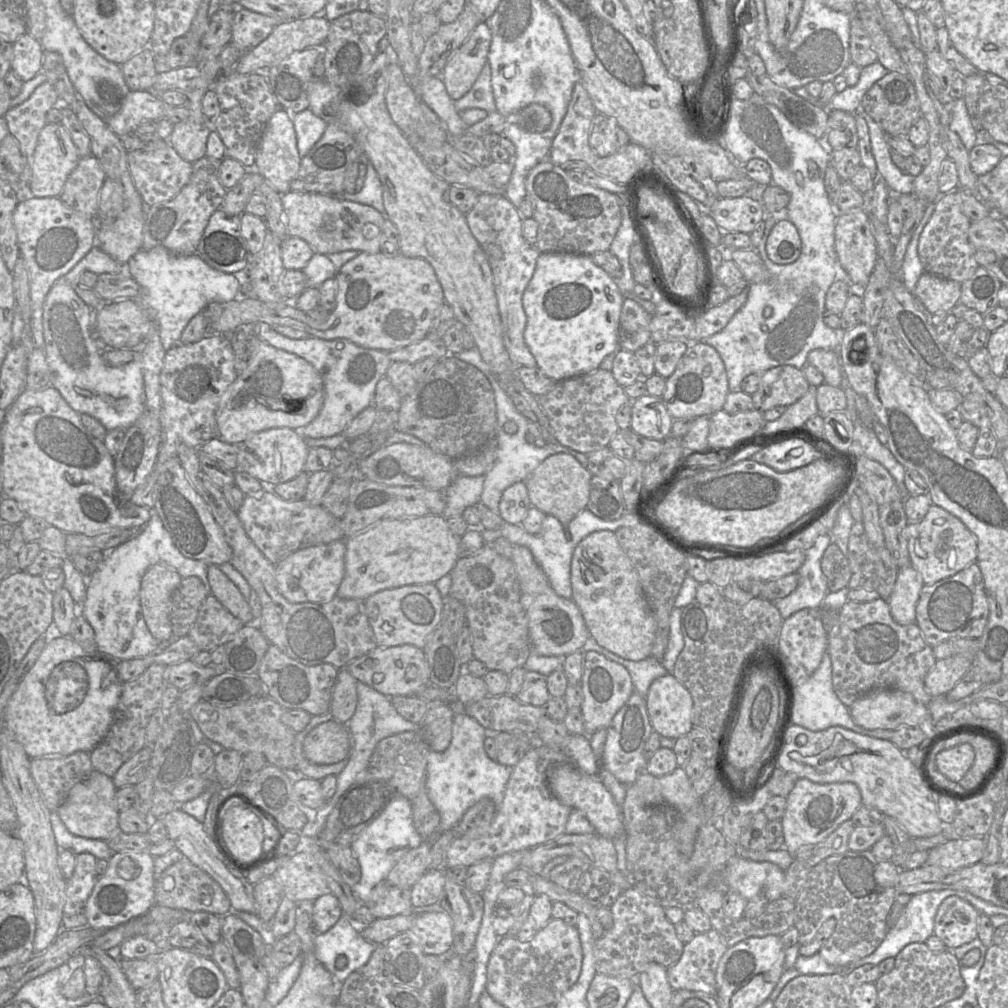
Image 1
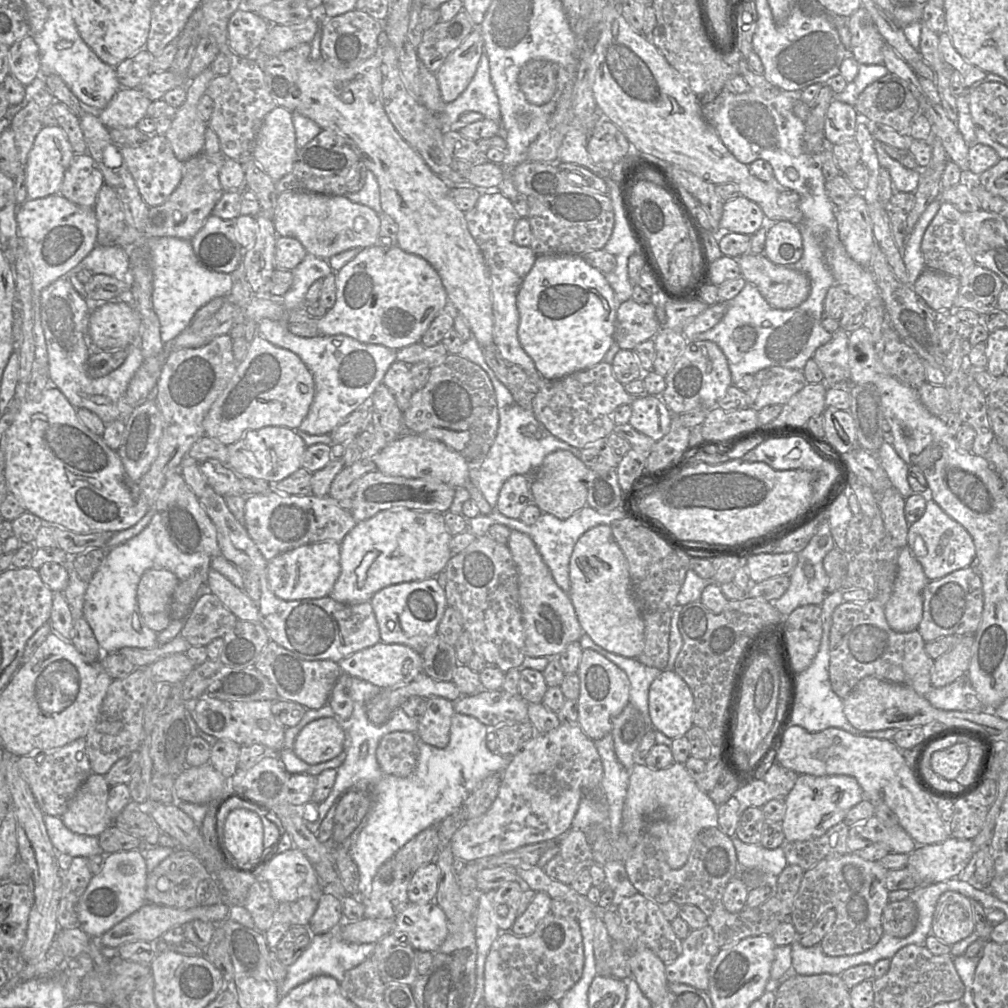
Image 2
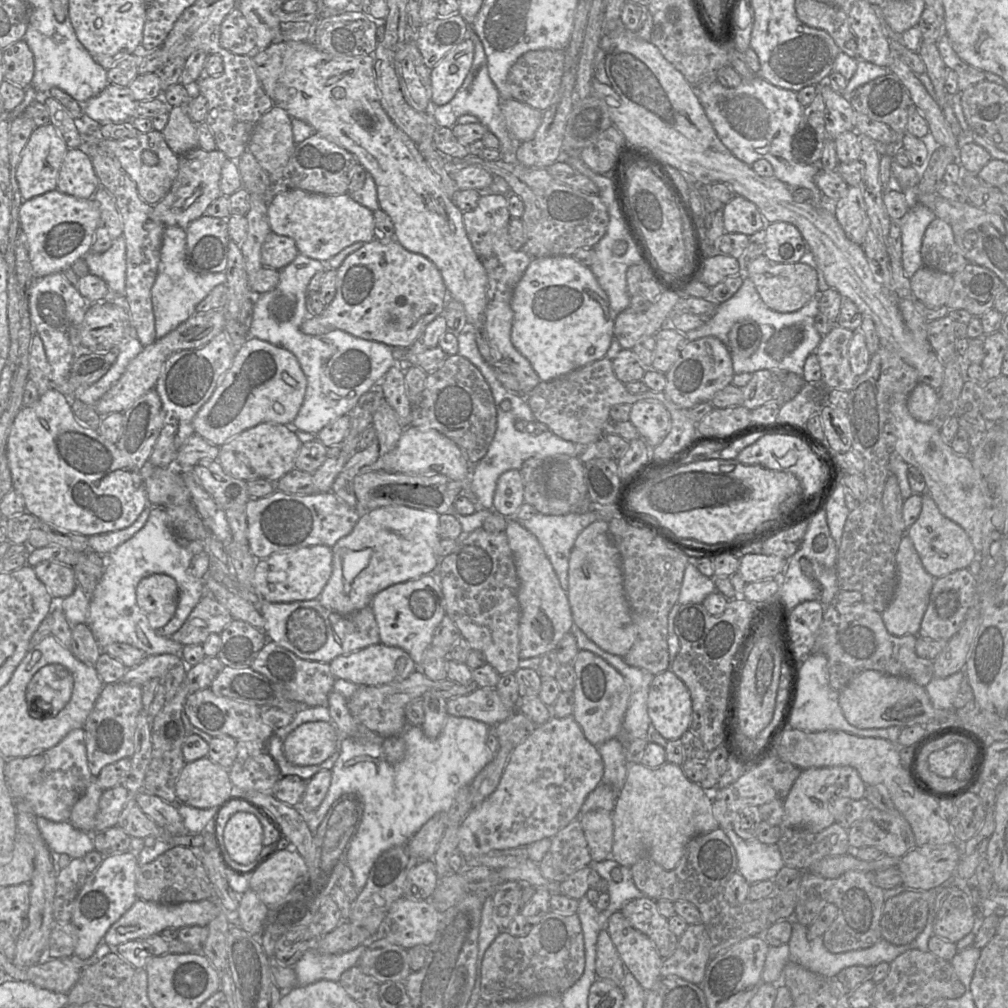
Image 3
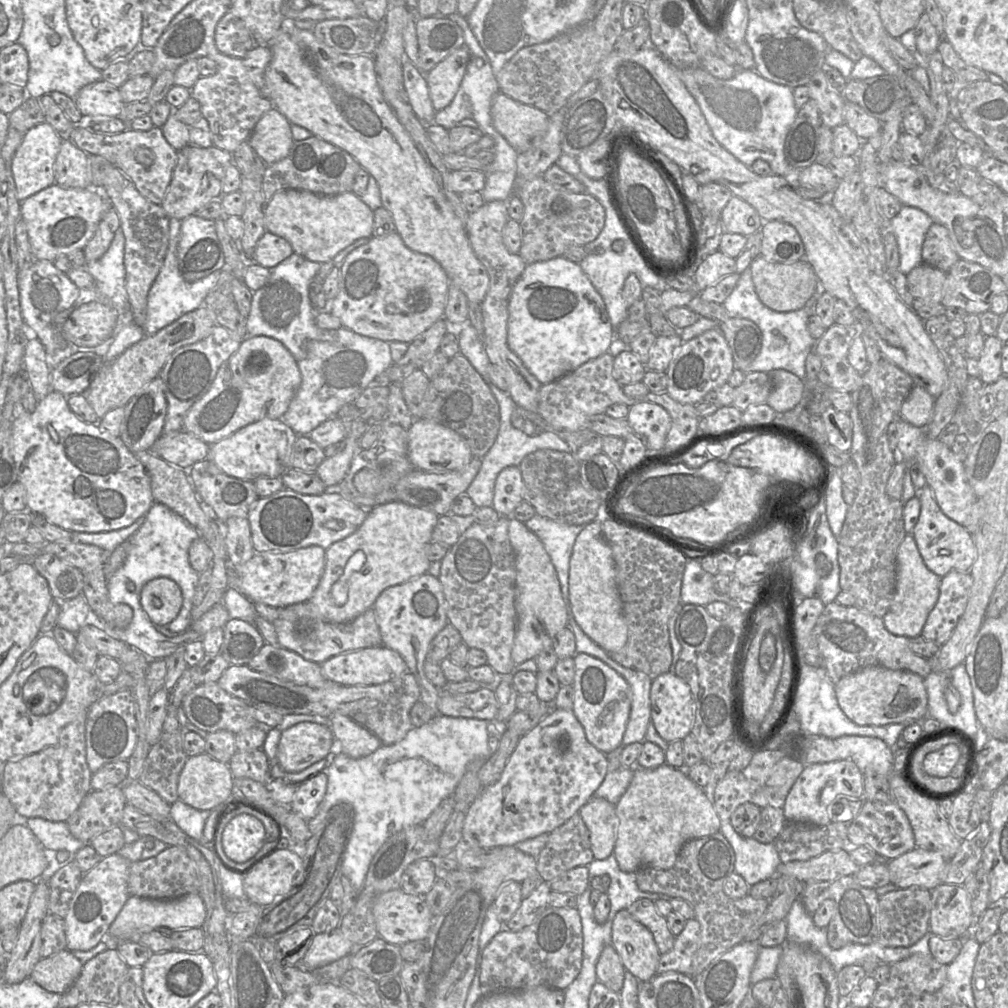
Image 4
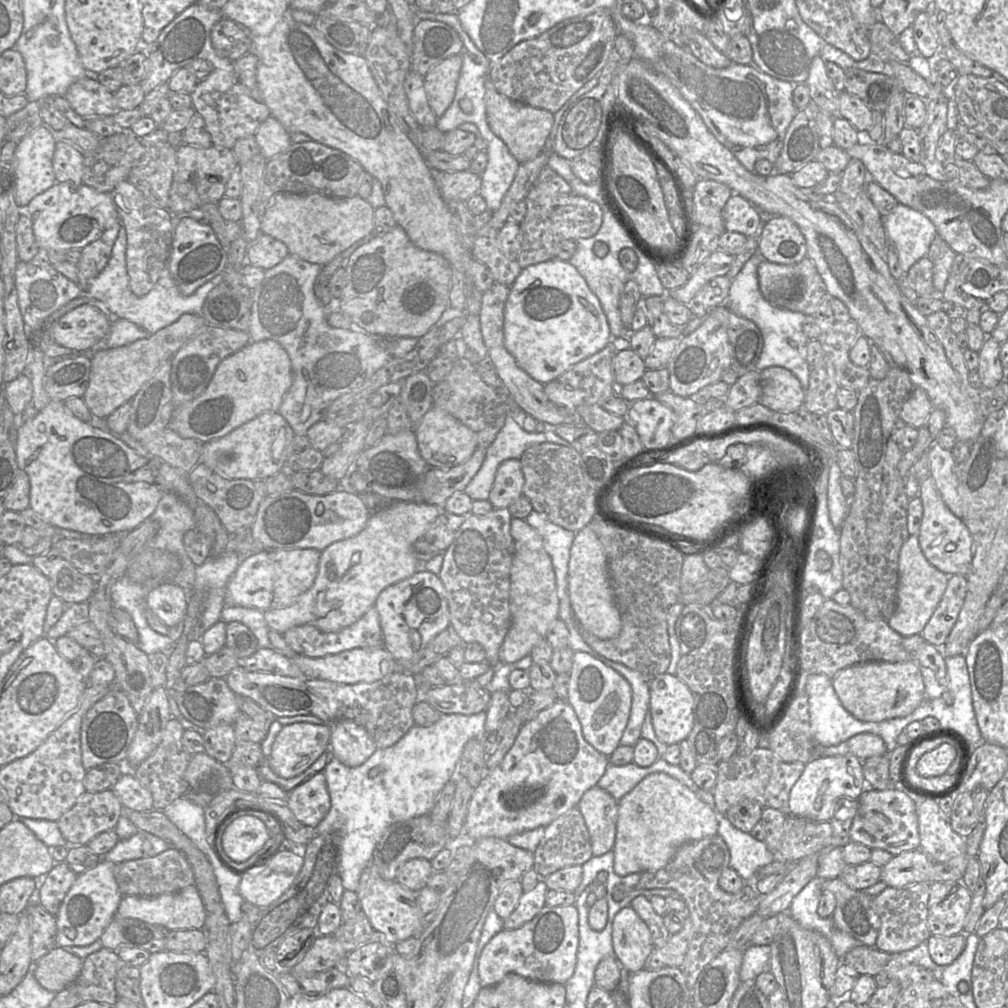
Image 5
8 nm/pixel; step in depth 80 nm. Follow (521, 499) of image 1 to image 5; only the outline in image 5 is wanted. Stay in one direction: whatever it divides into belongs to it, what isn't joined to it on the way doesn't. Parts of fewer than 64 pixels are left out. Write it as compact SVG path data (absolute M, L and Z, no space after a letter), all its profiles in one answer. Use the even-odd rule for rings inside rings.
M507 459L497 469L488 500L495 509L508 508L522 495L523 485L520 459Z

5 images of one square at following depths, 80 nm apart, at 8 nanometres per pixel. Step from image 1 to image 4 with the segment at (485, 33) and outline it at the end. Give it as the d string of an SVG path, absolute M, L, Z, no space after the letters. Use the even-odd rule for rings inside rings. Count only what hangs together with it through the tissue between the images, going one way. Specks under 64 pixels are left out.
M464 45L425 74L429 96L435 111L444 109L452 102L470 59L470 52Z

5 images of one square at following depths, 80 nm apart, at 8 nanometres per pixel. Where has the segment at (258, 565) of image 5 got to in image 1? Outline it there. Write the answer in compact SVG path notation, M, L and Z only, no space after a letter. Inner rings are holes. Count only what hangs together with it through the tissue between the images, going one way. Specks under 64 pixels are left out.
M346 541L309 546L297 550L275 565L275 579L280 593L292 603L323 604L337 595L345 574Z

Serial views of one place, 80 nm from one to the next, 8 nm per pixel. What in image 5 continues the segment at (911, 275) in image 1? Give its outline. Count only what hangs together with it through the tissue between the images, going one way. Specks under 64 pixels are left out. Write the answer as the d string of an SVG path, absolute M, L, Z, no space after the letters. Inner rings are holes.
M898 203L882 224L888 241L897 253L904 273L925 257L933 239L938 235L934 224L921 212Z

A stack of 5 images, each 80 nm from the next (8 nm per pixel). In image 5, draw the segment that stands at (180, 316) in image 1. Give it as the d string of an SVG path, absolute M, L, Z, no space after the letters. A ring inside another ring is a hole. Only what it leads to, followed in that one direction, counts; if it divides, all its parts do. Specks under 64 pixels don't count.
M122 225L107 265L95 278L88 282L85 292L88 292L89 297L102 301L116 318L126 319L150 334L154 334L174 323L183 314L201 314L208 293L222 282L222 275L218 274L200 286L193 294L184 296L179 292L168 267L165 267L154 287L146 295L138 297L129 287L126 245L127 233Z

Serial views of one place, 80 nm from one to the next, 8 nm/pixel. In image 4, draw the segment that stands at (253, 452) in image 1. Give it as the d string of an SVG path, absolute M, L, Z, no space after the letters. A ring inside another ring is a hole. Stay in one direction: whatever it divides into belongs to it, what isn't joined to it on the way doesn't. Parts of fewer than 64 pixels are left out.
M264 418L210 445L208 459L230 477L248 481L277 478L291 468L291 457L297 437L281 419Z

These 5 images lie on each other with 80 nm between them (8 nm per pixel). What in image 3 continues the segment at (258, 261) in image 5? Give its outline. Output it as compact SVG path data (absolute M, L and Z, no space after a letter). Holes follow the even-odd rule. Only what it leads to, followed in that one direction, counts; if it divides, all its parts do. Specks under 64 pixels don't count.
M271 232L261 248L263 267L281 270L299 254L295 241L288 236Z

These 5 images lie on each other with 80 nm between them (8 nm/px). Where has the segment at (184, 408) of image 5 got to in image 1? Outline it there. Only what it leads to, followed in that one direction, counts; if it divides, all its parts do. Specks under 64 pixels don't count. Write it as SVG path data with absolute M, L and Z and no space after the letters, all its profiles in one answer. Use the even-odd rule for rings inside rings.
M259 339L248 366L221 398L217 412L218 437L226 443L239 444L263 430L305 427L319 414L323 400L322 377L309 362Z

